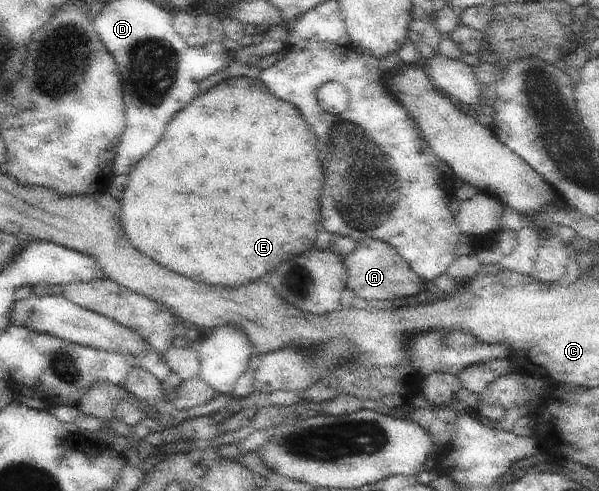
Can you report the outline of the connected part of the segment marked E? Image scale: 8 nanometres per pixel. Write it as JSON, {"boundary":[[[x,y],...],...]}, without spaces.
{"boundary":[[[236,77],[223,80],[208,92],[201,92],[186,110],[182,110],[168,130],[164,132],[158,146],[138,162],[131,170],[129,181],[121,200],[121,217],[129,241],[146,256],[153,258],[162,266],[185,277],[211,284],[212,286],[237,287],[261,280],[282,262],[294,258],[296,254],[310,251],[315,246],[316,235],[321,229],[320,196],[324,188],[324,172],[320,164],[320,154],[316,148],[316,134],[302,118],[300,110],[292,102],[282,102],[266,88],[258,78]]]}

